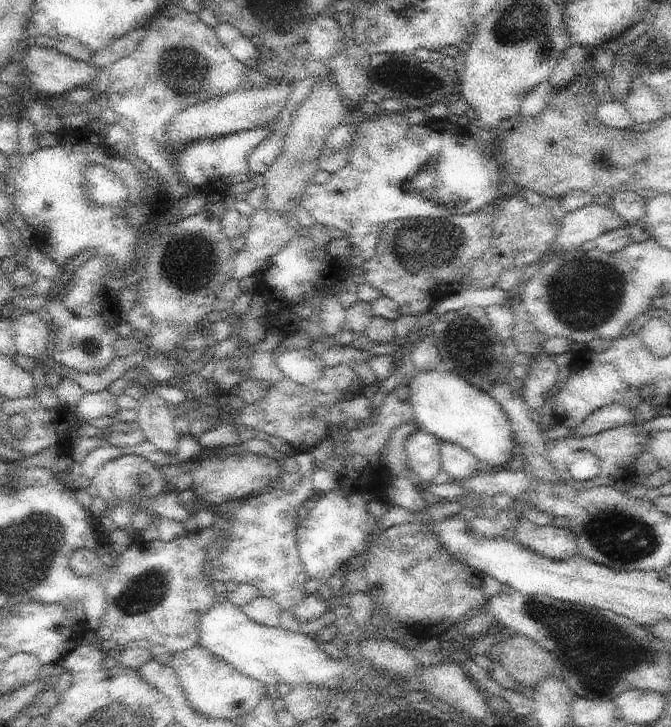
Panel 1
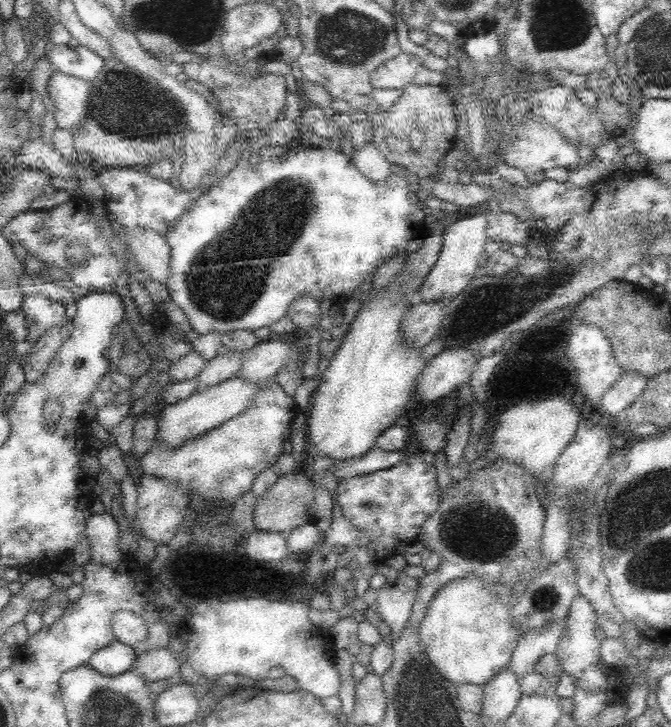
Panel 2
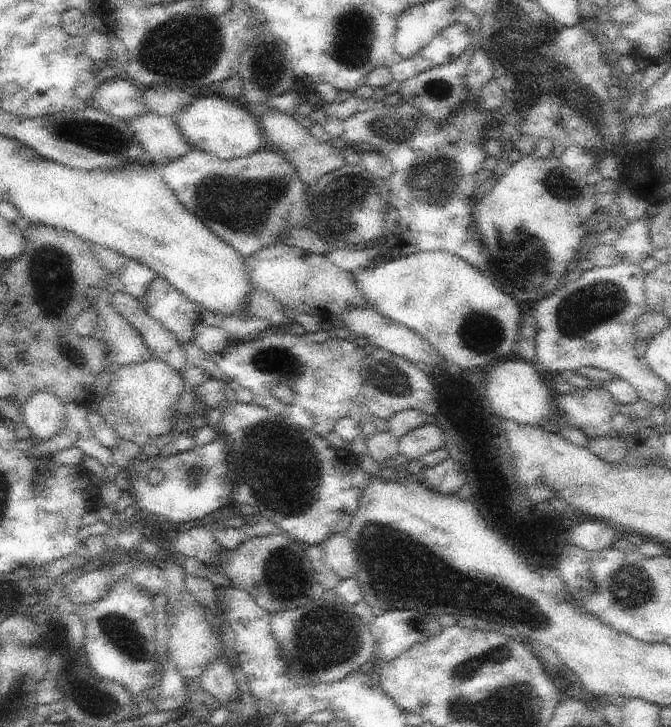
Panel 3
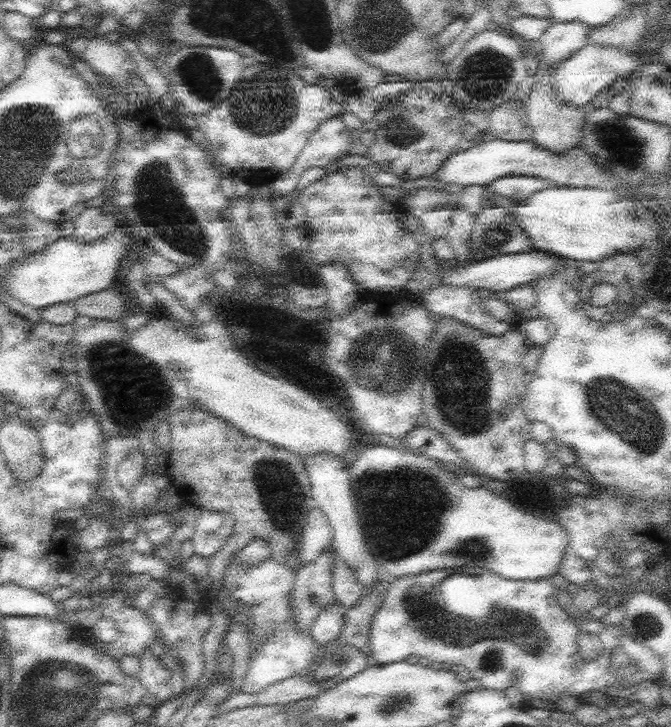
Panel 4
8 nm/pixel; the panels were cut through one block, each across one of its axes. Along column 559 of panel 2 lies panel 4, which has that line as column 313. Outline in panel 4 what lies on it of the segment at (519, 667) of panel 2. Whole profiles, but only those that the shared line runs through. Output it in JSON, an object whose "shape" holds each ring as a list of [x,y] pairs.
{"shape":[[[337,602],[333,606],[325,606],[325,610],[319,612],[317,620],[309,628],[309,638],[317,648],[331,646],[339,638],[341,630],[345,628],[343,614],[345,612],[341,610],[341,606]]]}

